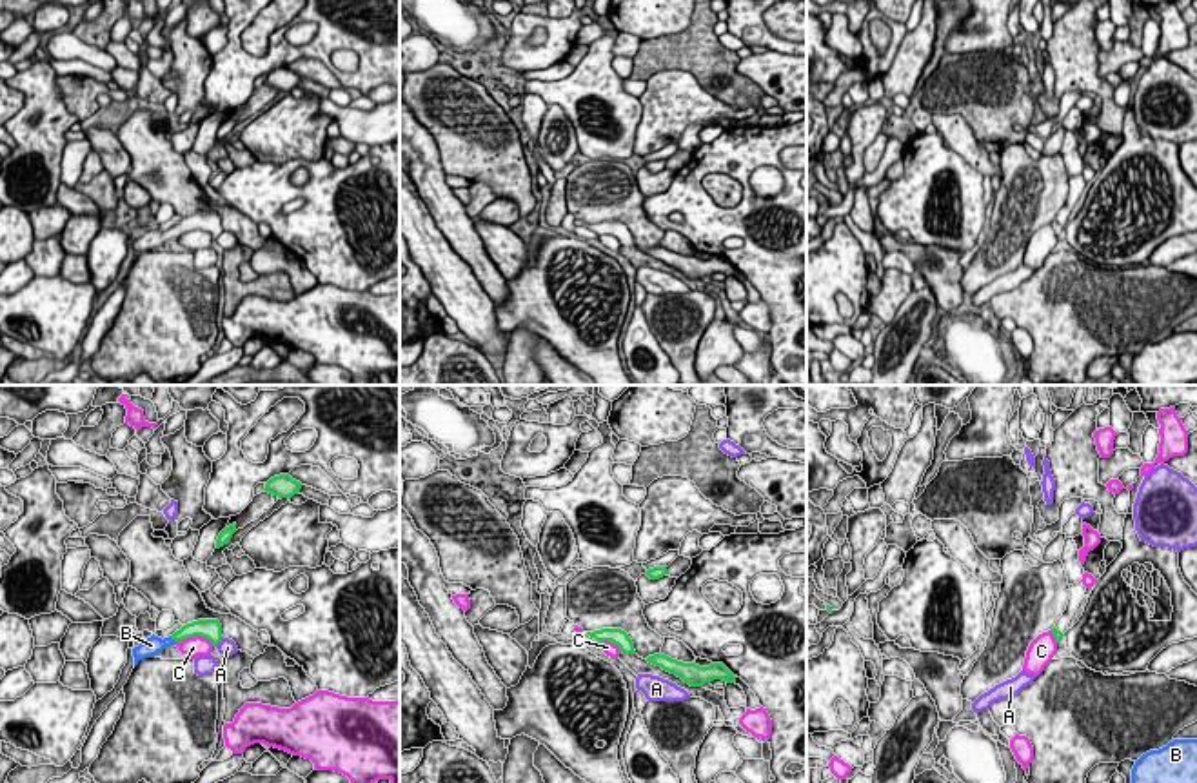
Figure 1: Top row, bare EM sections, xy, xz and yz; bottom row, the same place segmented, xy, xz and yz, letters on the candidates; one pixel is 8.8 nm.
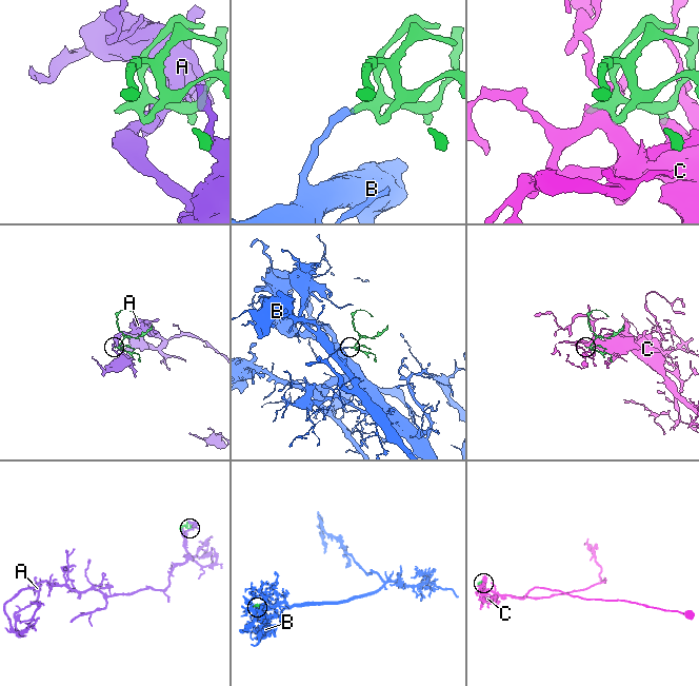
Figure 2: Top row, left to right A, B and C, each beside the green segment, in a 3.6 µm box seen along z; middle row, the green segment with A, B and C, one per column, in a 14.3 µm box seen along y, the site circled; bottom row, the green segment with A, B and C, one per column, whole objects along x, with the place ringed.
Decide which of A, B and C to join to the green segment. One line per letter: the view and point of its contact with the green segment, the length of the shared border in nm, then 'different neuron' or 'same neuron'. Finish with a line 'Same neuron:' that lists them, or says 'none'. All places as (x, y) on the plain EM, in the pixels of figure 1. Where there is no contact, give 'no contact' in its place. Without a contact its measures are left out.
A: xy (218, 235) | 120 nm | different neuron
B: xy (173, 231) | 100 nm | same neuron
C: xy (195, 227) | 340 nm | different neuron
Same neuron: B

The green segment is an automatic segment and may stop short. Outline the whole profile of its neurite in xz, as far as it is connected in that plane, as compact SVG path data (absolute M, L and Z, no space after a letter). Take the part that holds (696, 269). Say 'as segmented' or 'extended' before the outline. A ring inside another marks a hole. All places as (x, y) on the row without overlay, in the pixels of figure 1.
as segmented; M654 247L647 251L648 256L661 260L663 263L676 267L690 280L703 280L714 273L723 273L734 276L736 269L723 256L710 256L708 260L699 260L696 256L683 256L672 253L665 247Z

